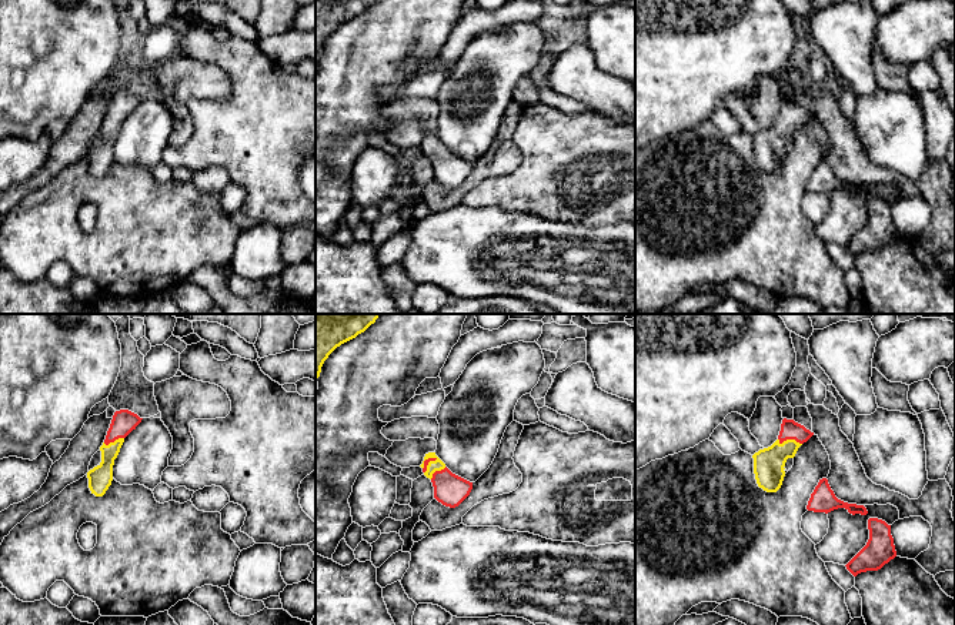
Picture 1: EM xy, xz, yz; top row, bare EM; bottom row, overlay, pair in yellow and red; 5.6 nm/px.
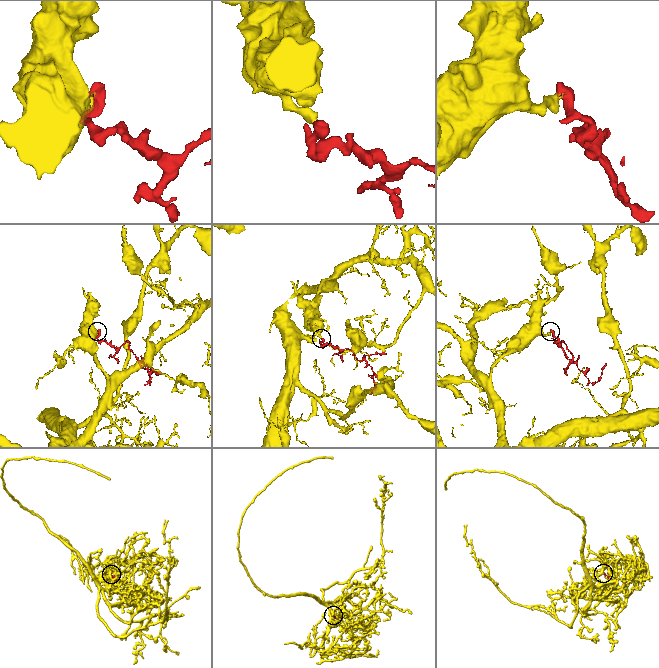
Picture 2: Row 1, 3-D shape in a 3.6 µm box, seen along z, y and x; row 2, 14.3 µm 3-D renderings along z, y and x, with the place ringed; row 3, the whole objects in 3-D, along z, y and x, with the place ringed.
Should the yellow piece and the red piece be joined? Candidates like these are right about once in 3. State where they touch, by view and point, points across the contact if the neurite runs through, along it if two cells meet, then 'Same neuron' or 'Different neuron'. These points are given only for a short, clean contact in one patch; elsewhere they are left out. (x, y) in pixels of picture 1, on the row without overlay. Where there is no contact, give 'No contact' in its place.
Touches yellow at yz (790, 120). Path across: yz (768, 144), (790, 120), (790, 110). Same neuron

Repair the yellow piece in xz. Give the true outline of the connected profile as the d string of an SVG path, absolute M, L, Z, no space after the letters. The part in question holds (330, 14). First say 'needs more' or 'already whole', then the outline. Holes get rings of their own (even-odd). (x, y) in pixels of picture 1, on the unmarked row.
already whole | M315 0L315 59L328 36L364 13L375 0Z

